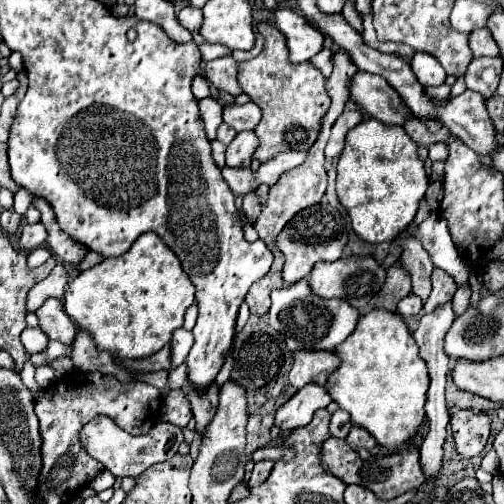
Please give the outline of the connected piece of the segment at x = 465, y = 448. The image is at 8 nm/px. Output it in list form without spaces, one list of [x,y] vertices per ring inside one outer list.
[[[451,407],[451,429],[453,429],[457,451],[463,457],[471,459],[483,451],[489,437],[489,423],[491,419],[485,413]]]

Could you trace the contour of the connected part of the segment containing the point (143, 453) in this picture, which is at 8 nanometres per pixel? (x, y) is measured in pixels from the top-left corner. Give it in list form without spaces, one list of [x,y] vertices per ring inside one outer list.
[[[105,415],[95,417],[93,421],[89,421],[81,433],[79,433],[79,441],[81,447],[99,463],[105,465],[107,471],[111,471],[115,477],[139,477],[145,469],[149,469],[155,463],[167,461],[171,459],[181,441],[183,441],[183,431],[177,429],[177,425],[169,425],[169,423],[157,423],[153,425],[153,429],[149,429],[145,435],[129,435],[123,429],[117,427],[117,423]]]

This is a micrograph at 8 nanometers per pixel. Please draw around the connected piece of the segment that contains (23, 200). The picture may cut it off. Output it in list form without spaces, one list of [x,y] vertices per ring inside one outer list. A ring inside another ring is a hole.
[[[19,189],[17,193],[15,193],[15,205],[13,205],[13,209],[17,211],[17,213],[21,213],[21,215],[25,215],[25,211],[27,211],[27,207],[33,203],[33,195],[27,191],[27,189]]]

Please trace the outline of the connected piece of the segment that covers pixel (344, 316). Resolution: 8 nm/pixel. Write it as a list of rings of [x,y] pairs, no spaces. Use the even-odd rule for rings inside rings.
[[[307,277],[293,285],[285,285],[283,289],[275,289],[271,293],[271,301],[273,303],[269,309],[269,325],[279,333],[283,333],[285,343],[289,345],[291,351],[297,351],[297,349],[333,351],[353,333],[359,319],[359,311],[349,307],[347,301],[323,299],[311,293]]]

